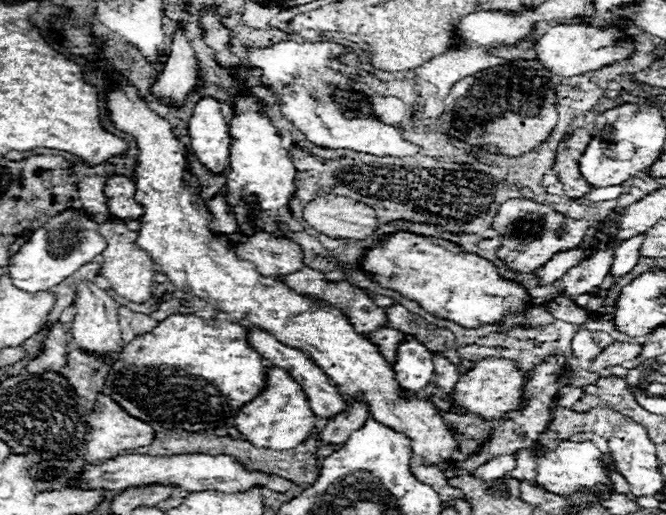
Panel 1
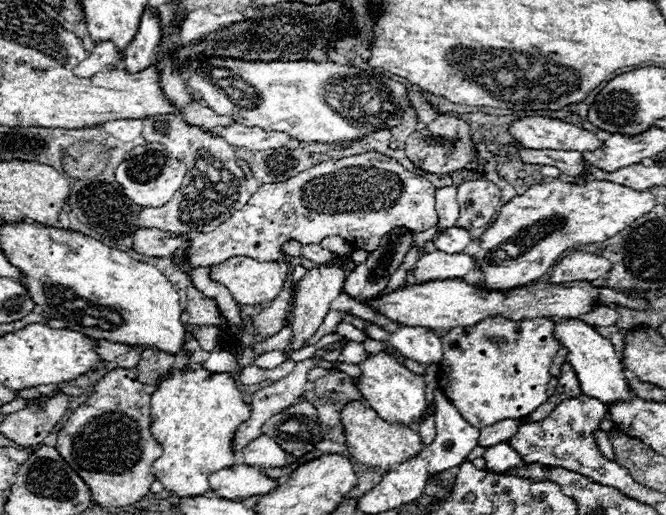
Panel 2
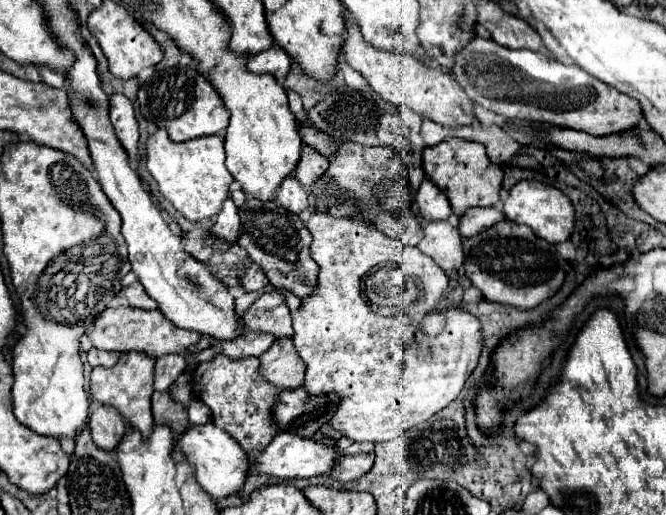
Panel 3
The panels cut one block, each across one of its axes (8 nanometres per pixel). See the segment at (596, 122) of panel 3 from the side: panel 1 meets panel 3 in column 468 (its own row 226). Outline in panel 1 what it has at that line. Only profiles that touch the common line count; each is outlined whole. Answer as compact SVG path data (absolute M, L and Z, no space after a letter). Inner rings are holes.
M66 208L38 228L30 240L10 258L8 276L14 280L16 288L24 292L46 292L64 278L72 276L84 264L92 262L104 252L104 248L106 240L98 234L98 224L92 220L92 216L84 210Z

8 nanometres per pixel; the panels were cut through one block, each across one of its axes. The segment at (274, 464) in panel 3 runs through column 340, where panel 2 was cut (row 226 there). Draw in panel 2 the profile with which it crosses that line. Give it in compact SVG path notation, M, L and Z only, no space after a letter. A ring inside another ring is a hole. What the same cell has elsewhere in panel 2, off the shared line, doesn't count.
M456 226L444 230L442 234L438 234L438 236L434 238L436 250L446 252L446 254L460 254L460 252L464 252L464 248L466 248L470 242L472 242L470 232L464 232L462 228L456 228Z

